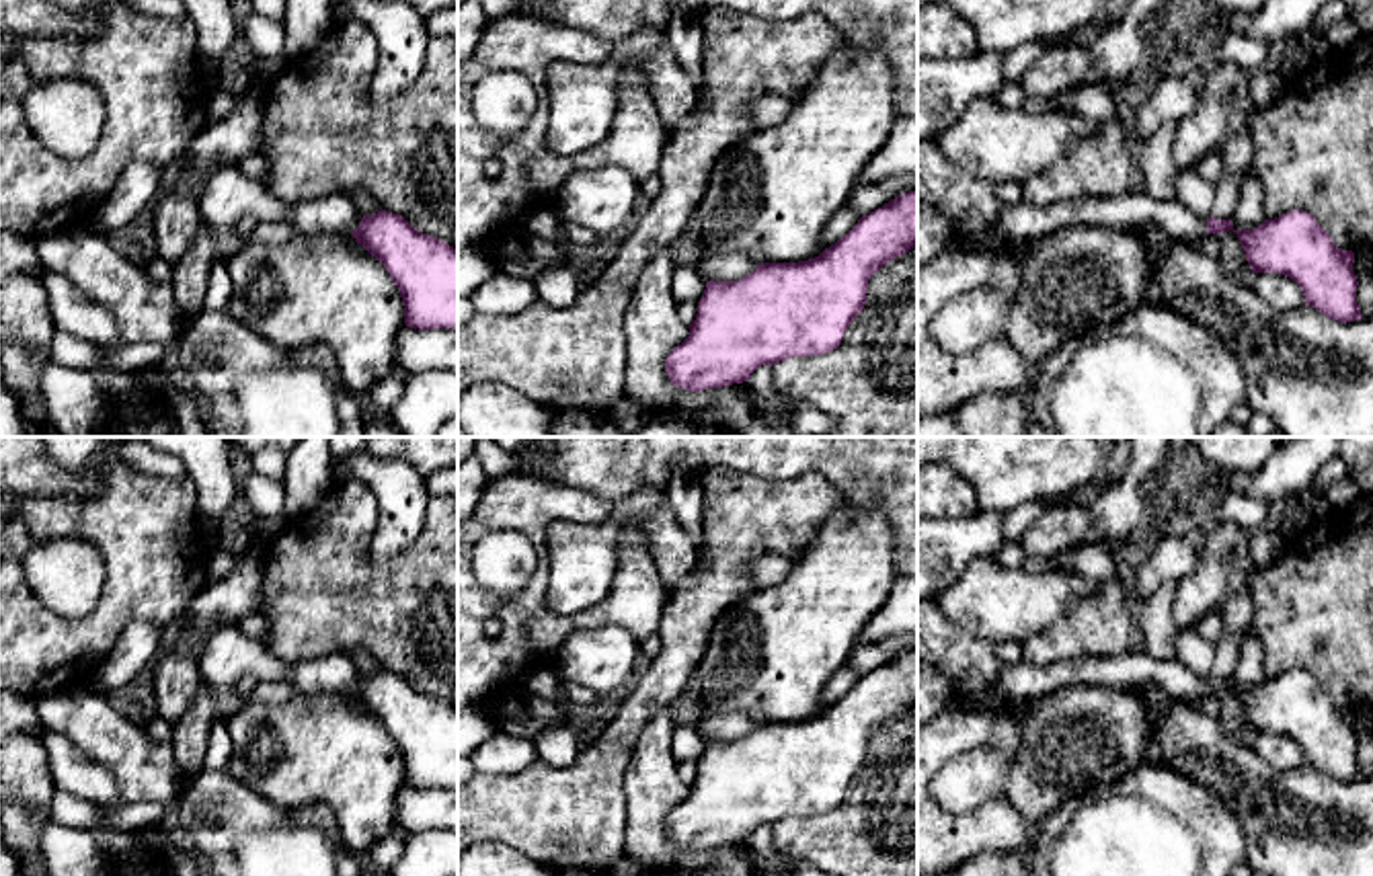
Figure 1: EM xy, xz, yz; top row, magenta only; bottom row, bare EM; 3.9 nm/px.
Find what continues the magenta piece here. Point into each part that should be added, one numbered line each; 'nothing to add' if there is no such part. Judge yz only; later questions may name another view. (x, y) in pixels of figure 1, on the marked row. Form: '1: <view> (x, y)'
1: yz (1023, 222)

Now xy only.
nothing to add

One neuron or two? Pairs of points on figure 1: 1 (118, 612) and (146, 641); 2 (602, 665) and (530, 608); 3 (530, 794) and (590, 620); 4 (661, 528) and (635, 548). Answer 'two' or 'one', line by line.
1: two
2: two
3: two
4: two

